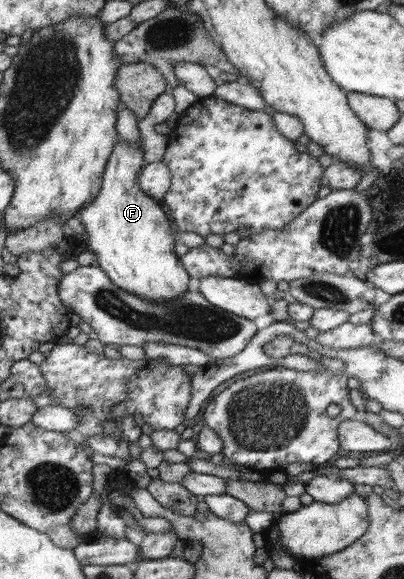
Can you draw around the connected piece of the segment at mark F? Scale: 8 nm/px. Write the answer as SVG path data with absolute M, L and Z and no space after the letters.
M118 135L118 143L110 154L109 166L106 167L105 182L102 191L89 207L78 214L79 221L85 227L85 249L96 255L95 264L104 269L114 286L137 295L140 299L147 299L153 303L172 301L189 291L189 274L185 271L182 262L174 252L174 231L166 217L161 203L150 196L146 196L138 184L138 173L146 165L142 148L142 137L136 144L128 144Z

